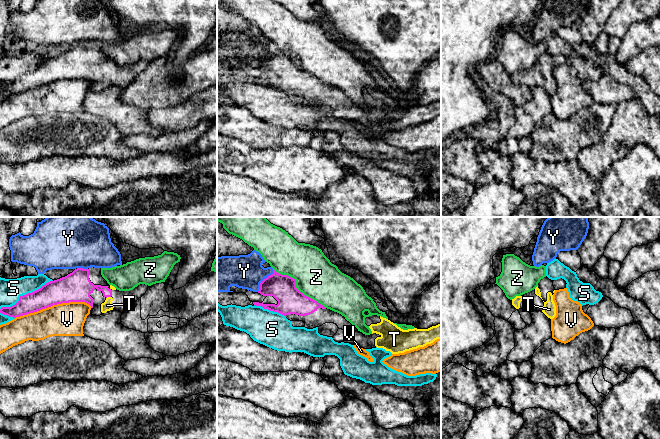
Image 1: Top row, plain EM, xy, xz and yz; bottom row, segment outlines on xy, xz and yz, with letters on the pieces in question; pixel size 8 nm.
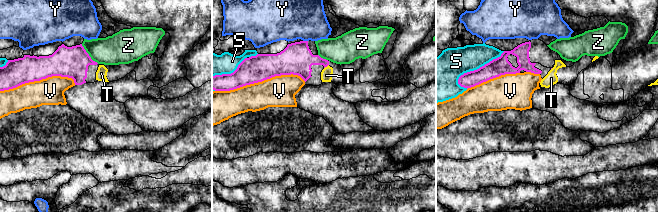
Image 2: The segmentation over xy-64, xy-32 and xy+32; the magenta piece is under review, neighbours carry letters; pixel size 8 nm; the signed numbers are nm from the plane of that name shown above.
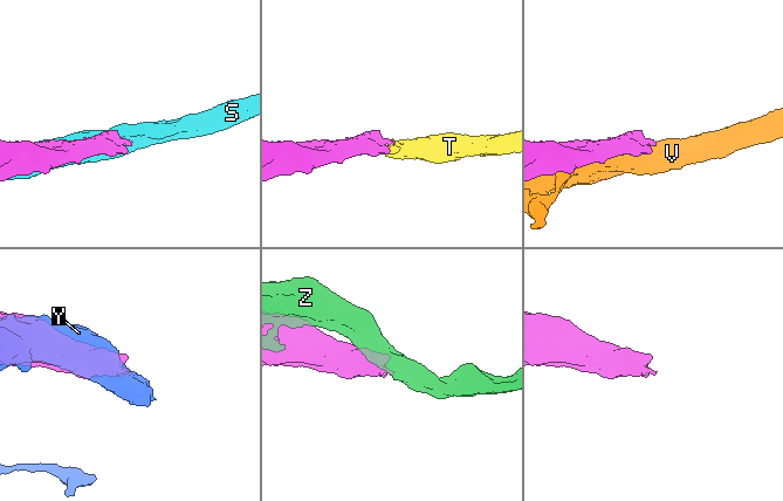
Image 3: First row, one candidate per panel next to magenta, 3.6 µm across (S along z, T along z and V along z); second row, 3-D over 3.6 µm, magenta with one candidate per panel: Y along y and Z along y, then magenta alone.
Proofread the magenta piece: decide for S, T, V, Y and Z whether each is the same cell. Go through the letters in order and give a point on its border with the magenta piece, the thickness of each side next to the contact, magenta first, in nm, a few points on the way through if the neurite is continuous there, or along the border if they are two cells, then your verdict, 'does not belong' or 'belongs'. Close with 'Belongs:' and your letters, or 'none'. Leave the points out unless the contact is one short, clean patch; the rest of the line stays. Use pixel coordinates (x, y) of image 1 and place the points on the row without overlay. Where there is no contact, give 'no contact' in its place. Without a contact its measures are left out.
S: contact xy (26, 70); calibres 190 and 180 nm; does not belong
T: contact xy (108, 72); calibres 220 and 80 nm; belongs
V: contact xy (53, 80); calibres 240 and 280 nm; does not belong
Y: contact xz (263, 56); calibres 200 and 280 nm; does not belong
Z: contact xz (296, 64); calibres 200 and 340 nm; does not belong
Belongs: T

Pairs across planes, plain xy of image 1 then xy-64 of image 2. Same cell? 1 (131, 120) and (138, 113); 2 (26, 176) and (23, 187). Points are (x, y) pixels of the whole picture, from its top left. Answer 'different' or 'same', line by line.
1: different
2: different

